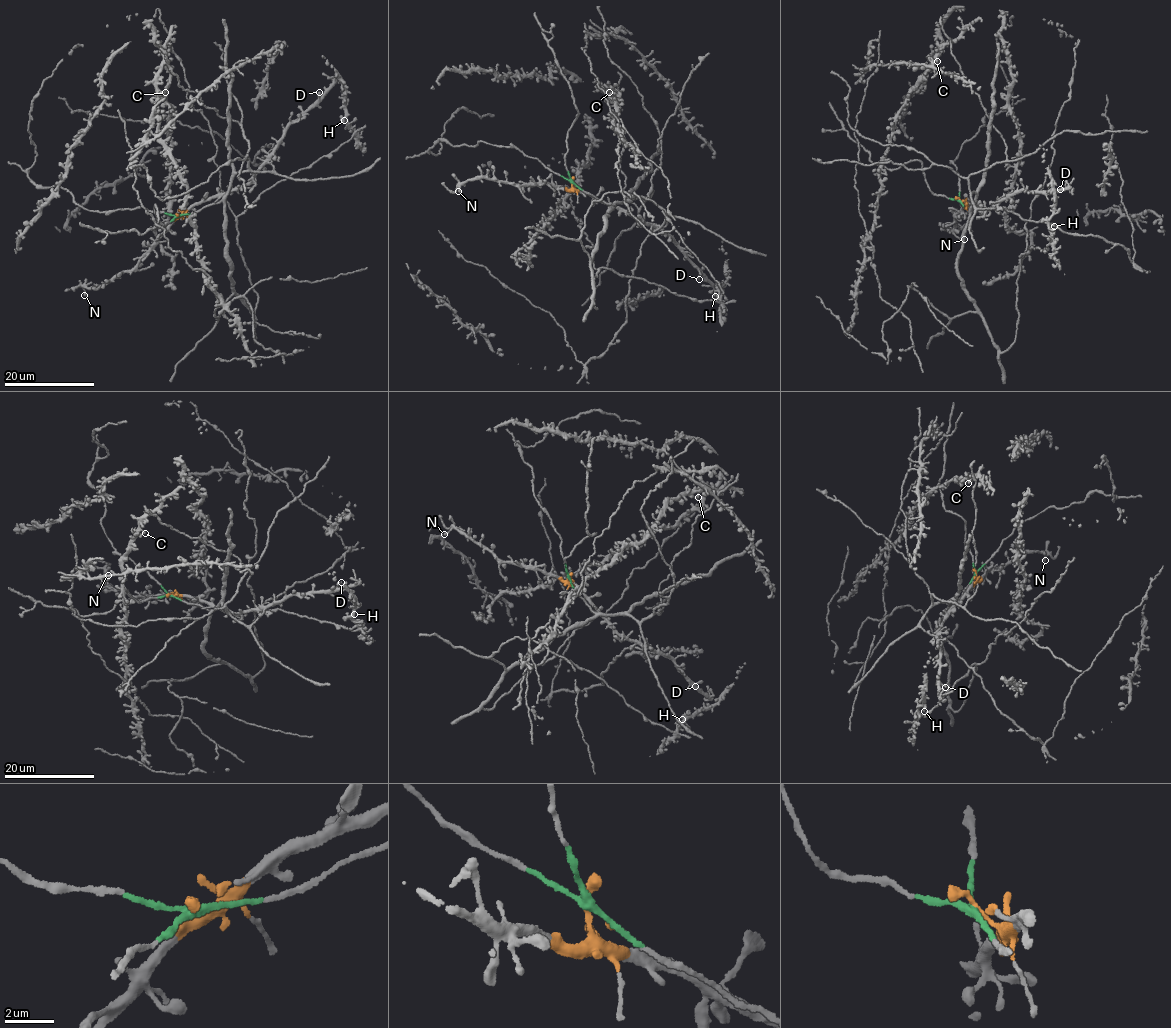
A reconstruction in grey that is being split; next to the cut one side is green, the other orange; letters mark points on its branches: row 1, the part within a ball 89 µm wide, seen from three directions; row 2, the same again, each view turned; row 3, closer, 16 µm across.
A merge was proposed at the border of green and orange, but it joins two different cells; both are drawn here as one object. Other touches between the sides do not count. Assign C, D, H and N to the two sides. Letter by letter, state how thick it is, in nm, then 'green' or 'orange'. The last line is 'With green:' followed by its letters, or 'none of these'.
C: calibre 240 nm; green
D: calibre 190 nm; orange
H: calibre 260 nm; green
N: calibre 280 nm; orange
With green: C, H

